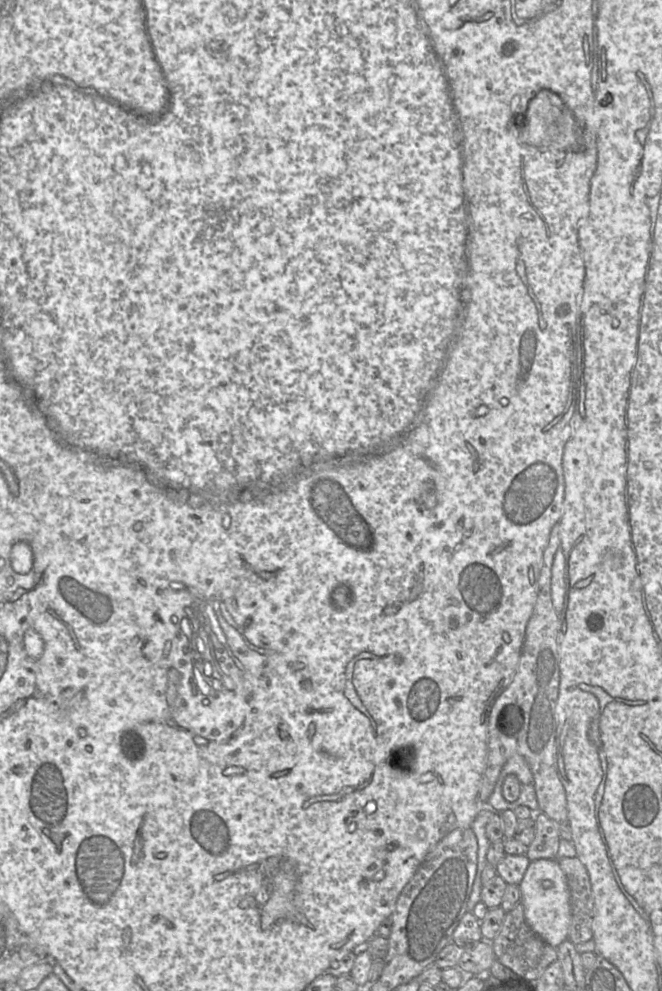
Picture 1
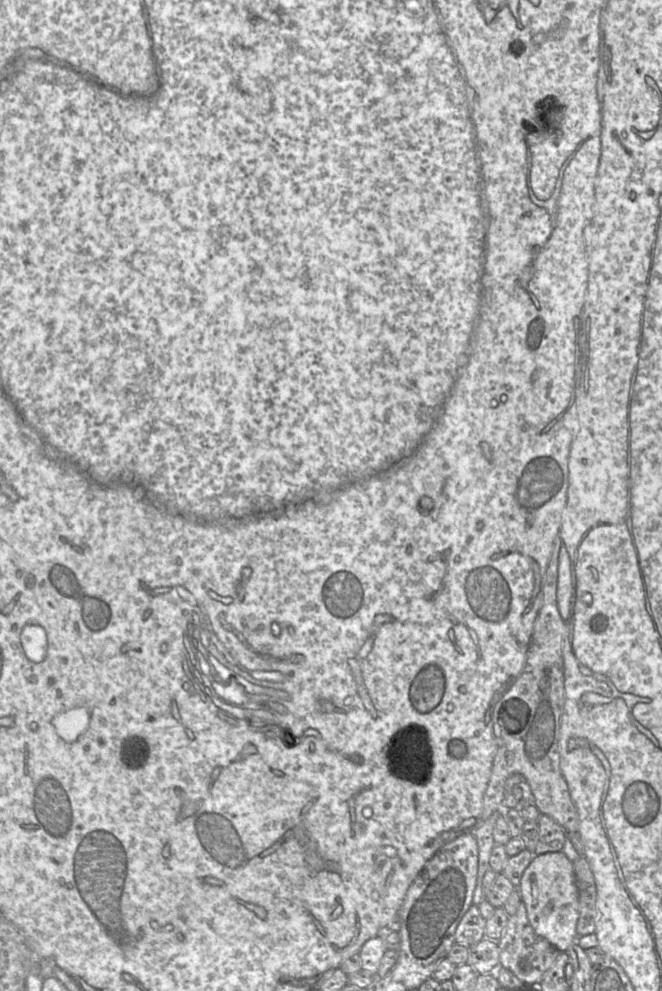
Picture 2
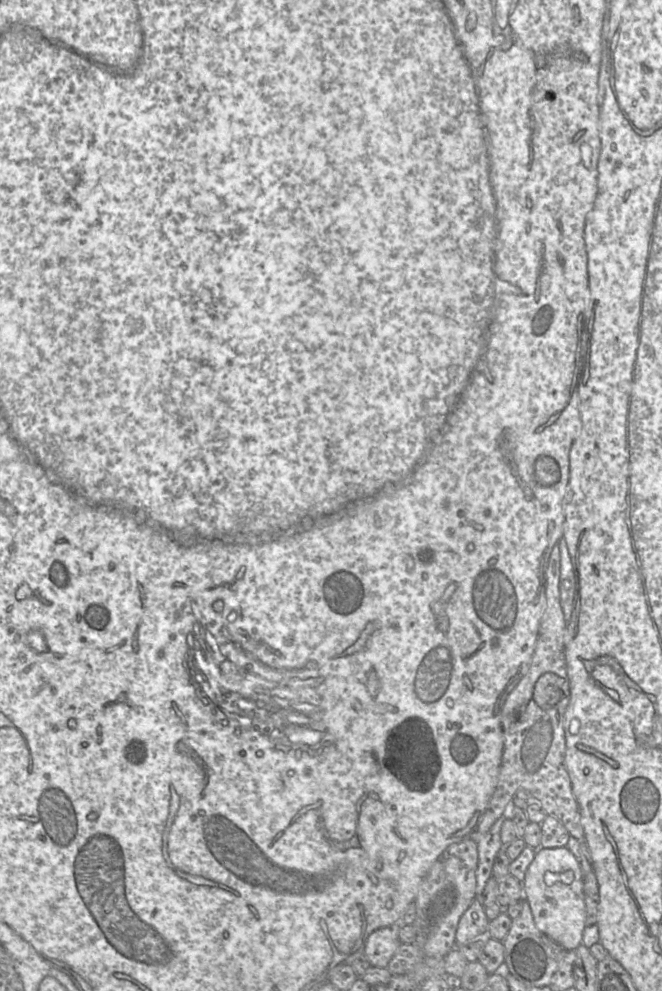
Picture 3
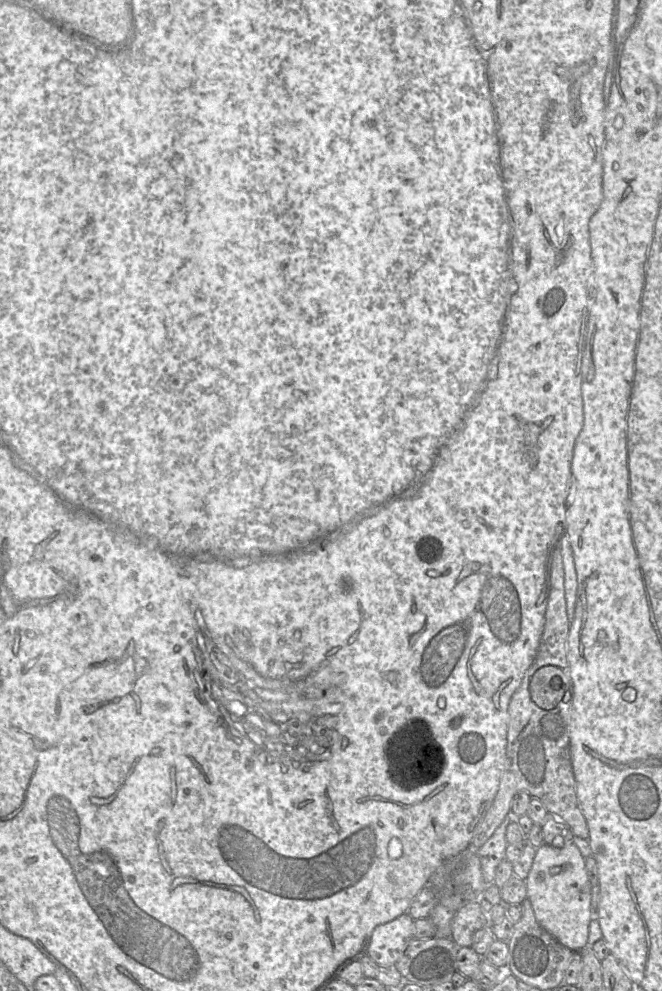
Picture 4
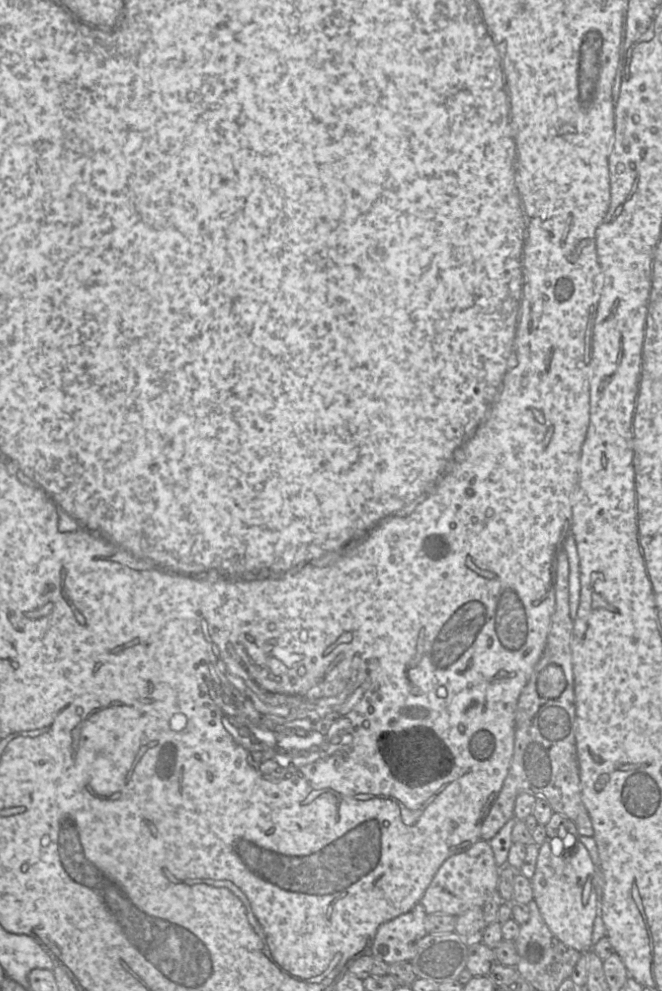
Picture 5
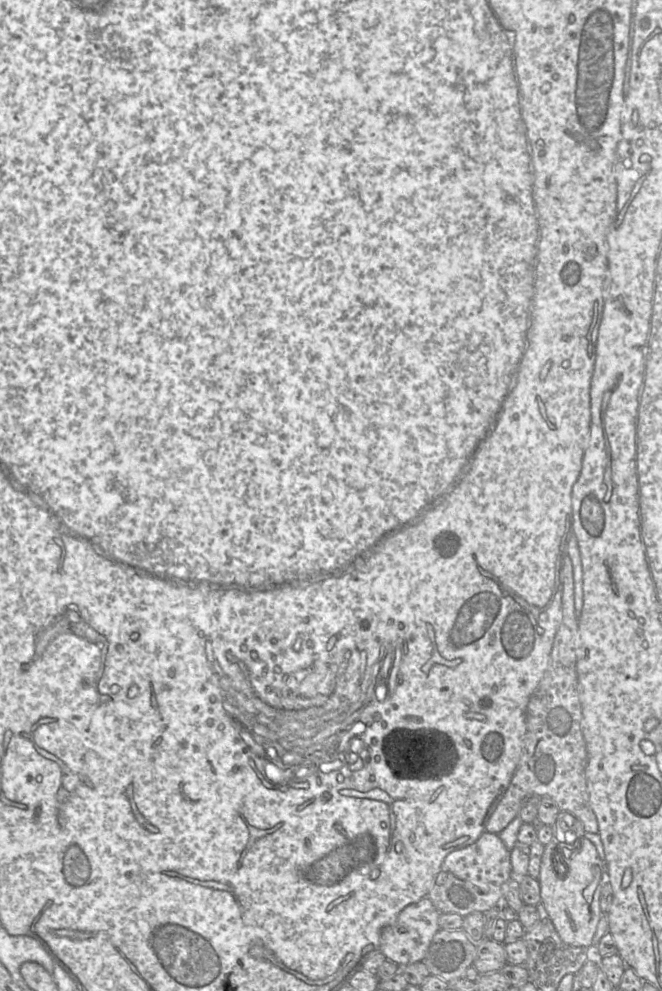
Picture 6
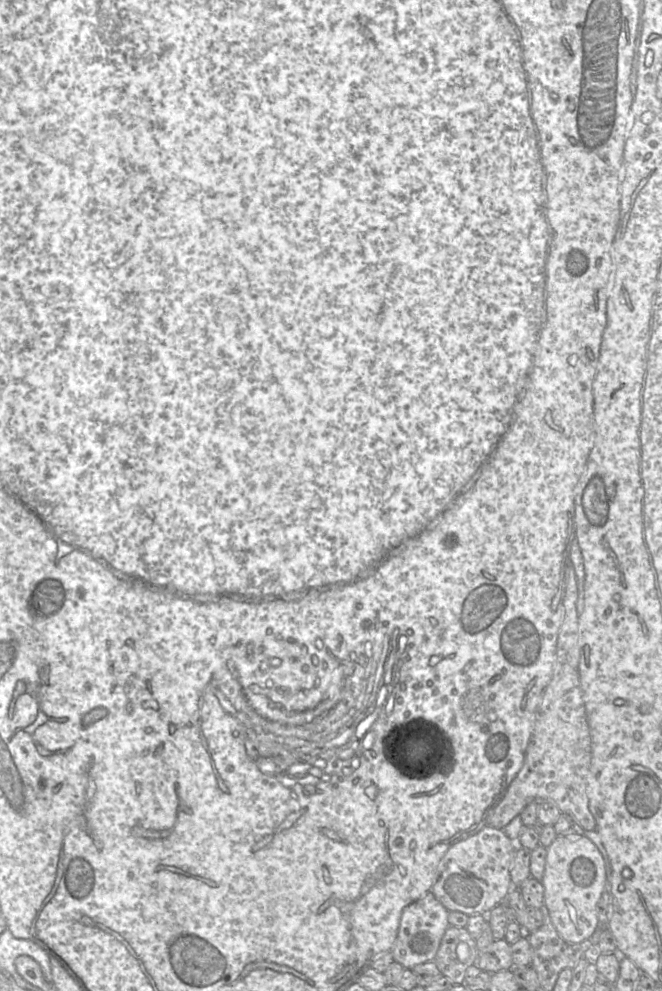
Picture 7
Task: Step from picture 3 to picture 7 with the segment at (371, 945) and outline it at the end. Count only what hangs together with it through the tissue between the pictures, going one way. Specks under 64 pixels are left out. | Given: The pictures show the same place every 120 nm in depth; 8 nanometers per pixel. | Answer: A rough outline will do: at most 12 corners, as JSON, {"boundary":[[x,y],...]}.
{"boundary":[[431,891],[402,911],[391,949],[406,969],[432,961],[448,912]]}

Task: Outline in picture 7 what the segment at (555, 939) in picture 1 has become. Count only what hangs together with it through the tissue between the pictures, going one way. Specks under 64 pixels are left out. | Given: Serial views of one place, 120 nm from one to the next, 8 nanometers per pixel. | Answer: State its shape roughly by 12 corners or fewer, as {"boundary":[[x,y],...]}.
{"boundary":[[583,835],[547,847],[544,905],[569,943],[598,926],[604,858]]}

